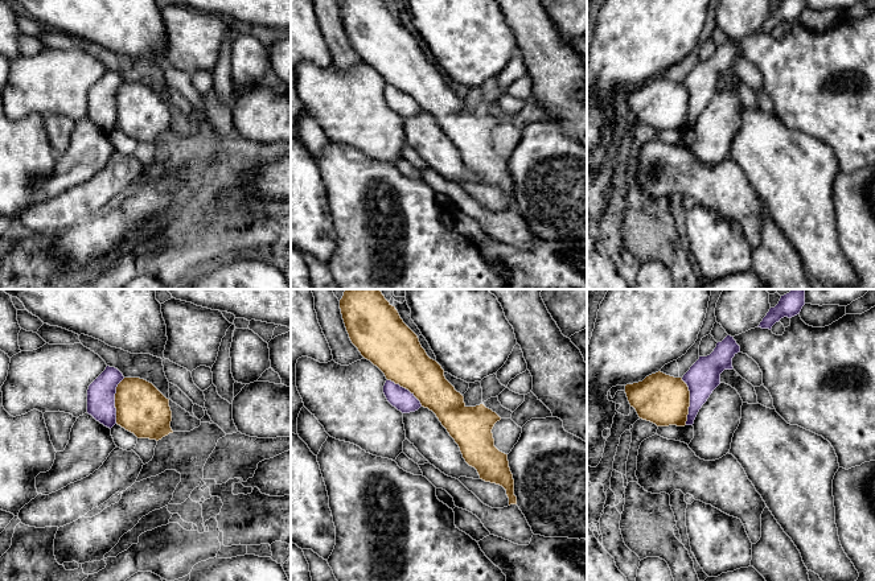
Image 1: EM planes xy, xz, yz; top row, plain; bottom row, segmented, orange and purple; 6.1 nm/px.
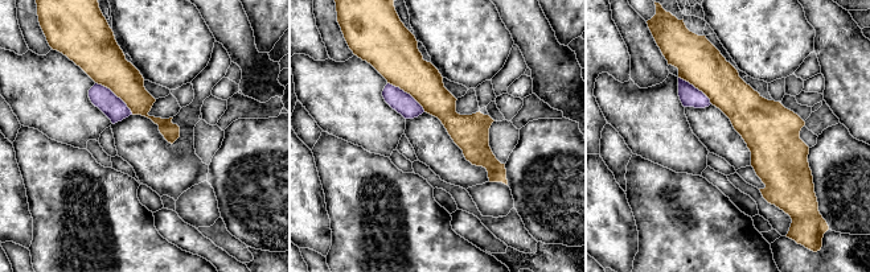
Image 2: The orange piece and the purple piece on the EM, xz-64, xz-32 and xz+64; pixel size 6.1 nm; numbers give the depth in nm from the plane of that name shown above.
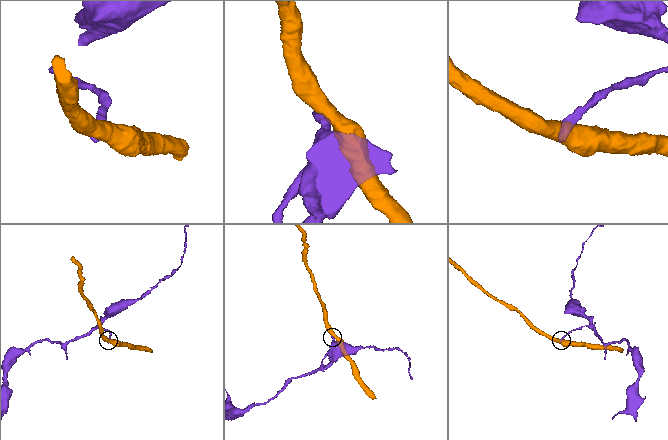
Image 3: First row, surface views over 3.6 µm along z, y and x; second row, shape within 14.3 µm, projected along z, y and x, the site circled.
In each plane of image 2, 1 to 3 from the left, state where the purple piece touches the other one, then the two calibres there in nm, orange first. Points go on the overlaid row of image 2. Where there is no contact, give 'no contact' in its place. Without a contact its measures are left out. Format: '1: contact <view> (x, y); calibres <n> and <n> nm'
1: contact xz-64 (115, 94); calibres 260 and 140 nm
2: contact xz-32 (407, 93); calibres 300 and 140 nm
3: contact xz+64 (696, 87); calibres 280 and 130 nm

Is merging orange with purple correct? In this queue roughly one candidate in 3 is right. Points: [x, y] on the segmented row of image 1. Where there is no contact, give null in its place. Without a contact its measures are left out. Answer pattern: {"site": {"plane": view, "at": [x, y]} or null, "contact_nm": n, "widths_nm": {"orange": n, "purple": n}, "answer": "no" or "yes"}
{"site": {"plane": "yz", "at": [689, 402]}, "contact_nm": 280, "widths_nm": {"orange": 300, "purple": 200}, "answer": "no"}

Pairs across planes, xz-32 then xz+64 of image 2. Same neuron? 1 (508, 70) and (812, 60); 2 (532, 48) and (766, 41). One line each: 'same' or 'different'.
1: same
2: different

